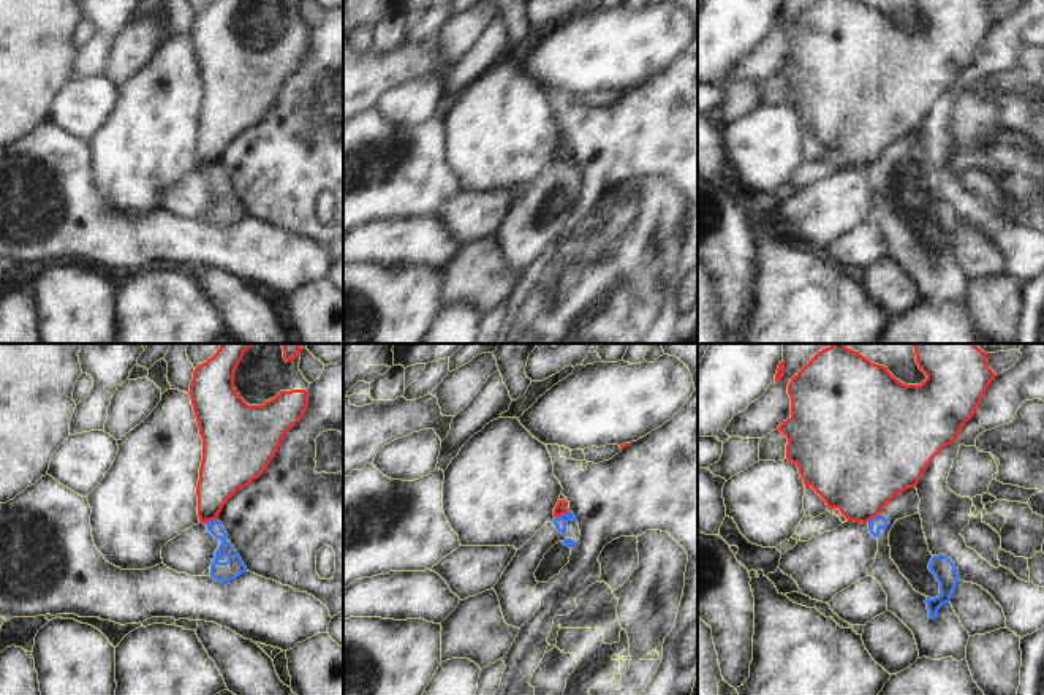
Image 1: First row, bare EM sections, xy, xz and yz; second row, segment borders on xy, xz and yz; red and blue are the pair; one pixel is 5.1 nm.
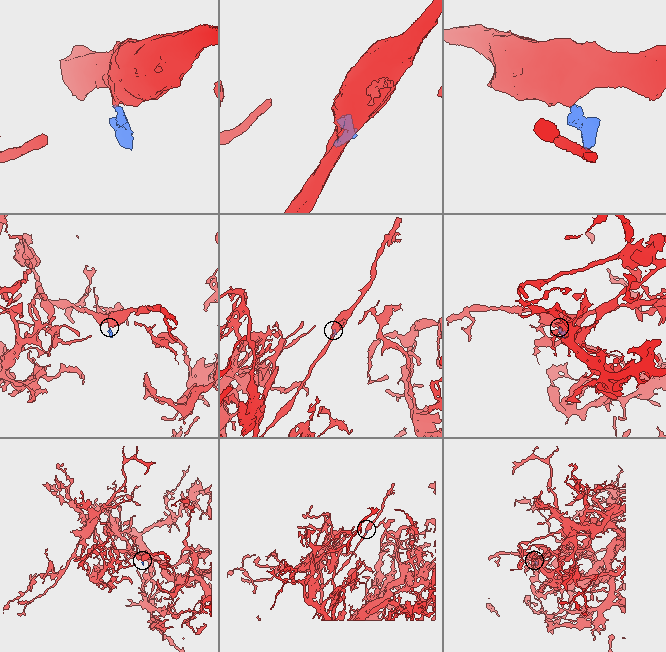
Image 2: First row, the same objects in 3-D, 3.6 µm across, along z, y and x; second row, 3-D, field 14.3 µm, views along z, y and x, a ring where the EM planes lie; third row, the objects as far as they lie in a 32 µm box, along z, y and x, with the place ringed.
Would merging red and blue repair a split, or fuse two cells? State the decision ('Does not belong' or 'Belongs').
Does not belong

